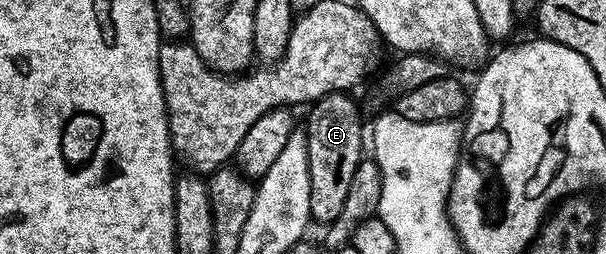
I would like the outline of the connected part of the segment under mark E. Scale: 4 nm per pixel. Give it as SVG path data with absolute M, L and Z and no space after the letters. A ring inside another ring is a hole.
M346 93L323 96L310 107L305 124L308 140L310 203L312 219L323 226L341 216L350 183L363 159L363 126L356 104Z

